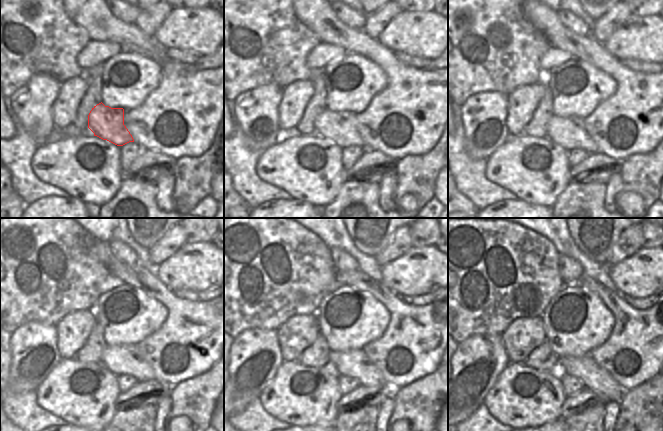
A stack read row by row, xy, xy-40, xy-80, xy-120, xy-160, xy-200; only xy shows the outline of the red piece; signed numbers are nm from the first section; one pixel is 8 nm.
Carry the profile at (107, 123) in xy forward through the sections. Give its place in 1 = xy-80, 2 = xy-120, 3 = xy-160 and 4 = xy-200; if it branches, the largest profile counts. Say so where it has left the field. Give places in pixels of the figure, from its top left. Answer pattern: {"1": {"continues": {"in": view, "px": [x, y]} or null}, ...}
{"1": {"continues": {"in": "xy-80", "px": [570, 132]}}, "2": {"continues": {"in": "xy-120", "px": [122, 359]}}, "3": {"continues": {"in": "xy-160", "px": [354, 363]}}, "4": {"continues": {"in": "xy-200", "px": [595, 378]}}}

